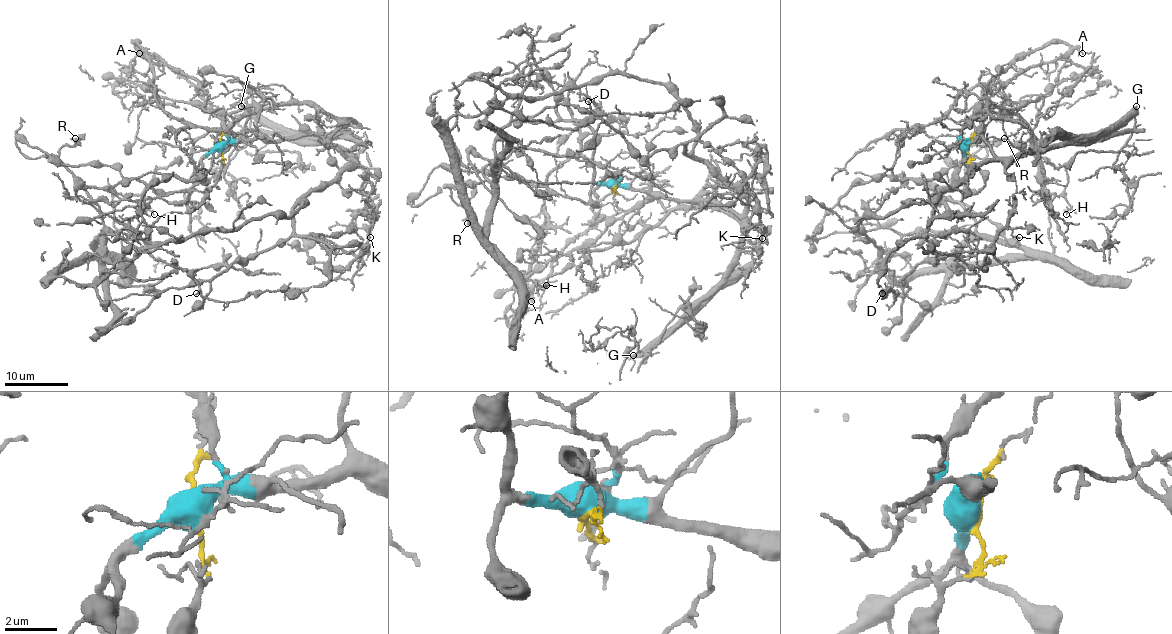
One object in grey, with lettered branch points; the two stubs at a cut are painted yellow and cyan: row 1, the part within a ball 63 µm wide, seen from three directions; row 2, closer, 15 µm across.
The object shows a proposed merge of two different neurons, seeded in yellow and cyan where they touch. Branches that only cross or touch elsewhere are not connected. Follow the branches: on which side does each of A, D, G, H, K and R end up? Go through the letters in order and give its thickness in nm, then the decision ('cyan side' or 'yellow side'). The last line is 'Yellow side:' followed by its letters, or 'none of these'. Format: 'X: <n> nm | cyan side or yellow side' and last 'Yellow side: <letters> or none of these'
A: 170 nm | cyan side
D: 150 nm | yellow side
G: 280 nm | cyan side
H: 160 nm | yellow side
K: 130 nm | cyan side
R: 170 nm | yellow side
Yellow side: D, H, R

